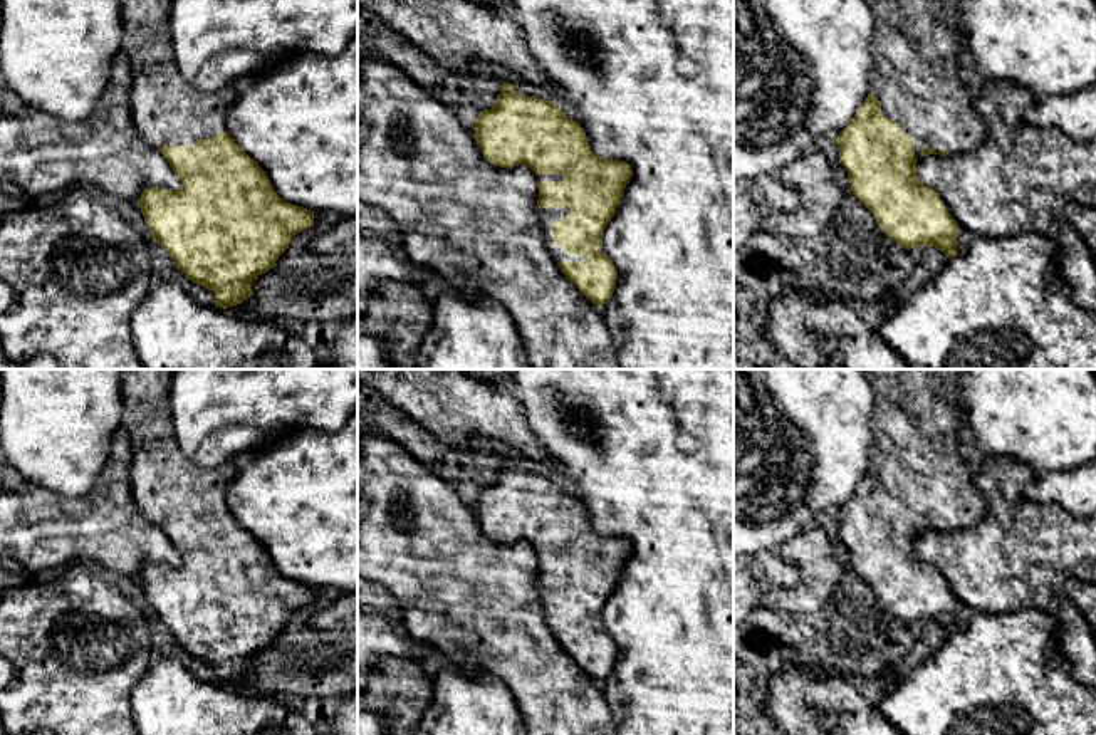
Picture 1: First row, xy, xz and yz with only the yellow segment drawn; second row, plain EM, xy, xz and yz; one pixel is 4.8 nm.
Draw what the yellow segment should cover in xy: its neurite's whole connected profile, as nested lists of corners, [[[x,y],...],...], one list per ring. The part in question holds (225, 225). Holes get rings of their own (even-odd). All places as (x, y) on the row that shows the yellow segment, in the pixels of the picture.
[[[121,0],[121,52],[128,57],[133,72],[129,86],[133,121],[139,136],[163,154],[181,181],[178,191],[144,190],[138,205],[153,242],[168,252],[188,280],[211,290],[217,295],[215,305],[225,310],[250,297],[252,282],[275,267],[297,233],[314,225],[314,211],[284,201],[267,173],[230,136],[227,114],[237,102],[238,86],[227,84],[217,92],[201,92],[181,77],[170,32],[171,7],[173,0]]]

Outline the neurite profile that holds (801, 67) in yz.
[[[733,0],[733,180],[775,176],[785,164],[817,149],[817,139],[836,141],[871,92],[874,15],[868,0]]]

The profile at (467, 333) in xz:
[[[445,285],[416,369],[534,369],[512,315],[483,292]]]

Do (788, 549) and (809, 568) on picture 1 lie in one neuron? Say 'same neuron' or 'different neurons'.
same neuron

